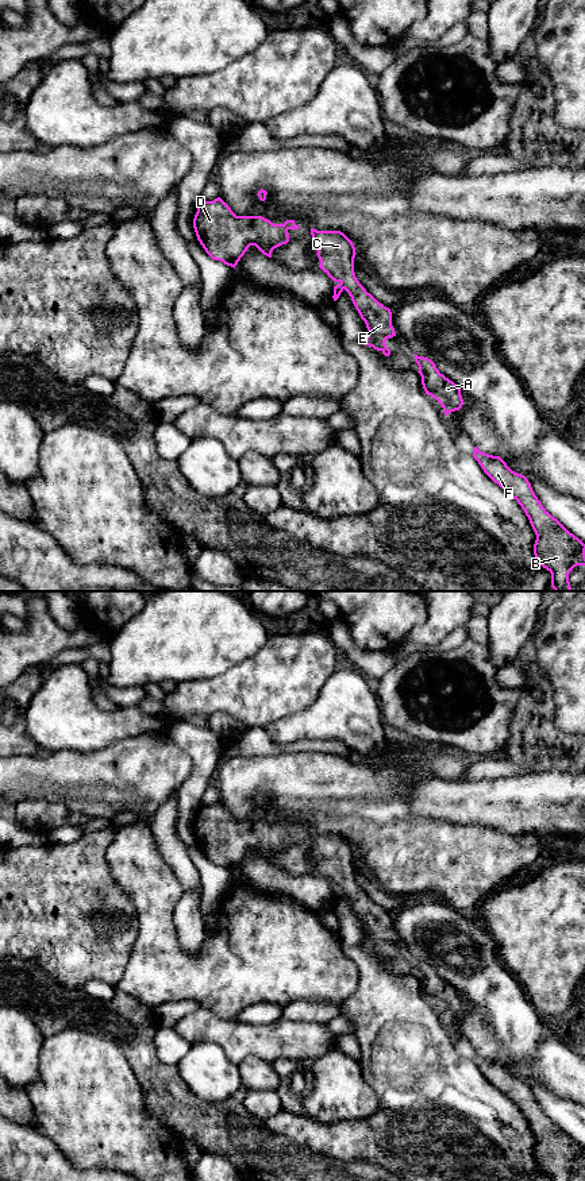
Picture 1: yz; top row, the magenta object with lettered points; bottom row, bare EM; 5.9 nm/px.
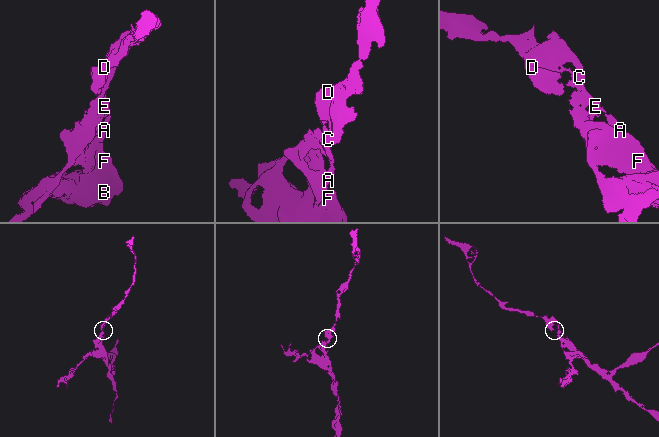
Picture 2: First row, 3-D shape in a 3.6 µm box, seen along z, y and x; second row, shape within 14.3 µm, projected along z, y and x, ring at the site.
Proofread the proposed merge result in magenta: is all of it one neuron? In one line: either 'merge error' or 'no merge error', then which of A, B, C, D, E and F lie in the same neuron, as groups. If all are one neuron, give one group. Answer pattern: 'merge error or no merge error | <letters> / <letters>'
no merge error | A B C D E F

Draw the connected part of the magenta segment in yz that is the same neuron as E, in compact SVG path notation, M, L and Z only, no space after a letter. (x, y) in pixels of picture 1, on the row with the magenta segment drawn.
M311 228L311 235L320 260L319 267L338 283L334 286L334 301L346 290L369 331L365 344L389 356L390 350L385 341L396 336L392 312L367 293L357 279L354 273L357 252L353 242L340 231Z

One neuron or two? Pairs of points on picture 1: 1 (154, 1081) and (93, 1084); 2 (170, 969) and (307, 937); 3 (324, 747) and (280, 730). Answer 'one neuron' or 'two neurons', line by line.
1: two neurons
2: one neuron
3: two neurons

